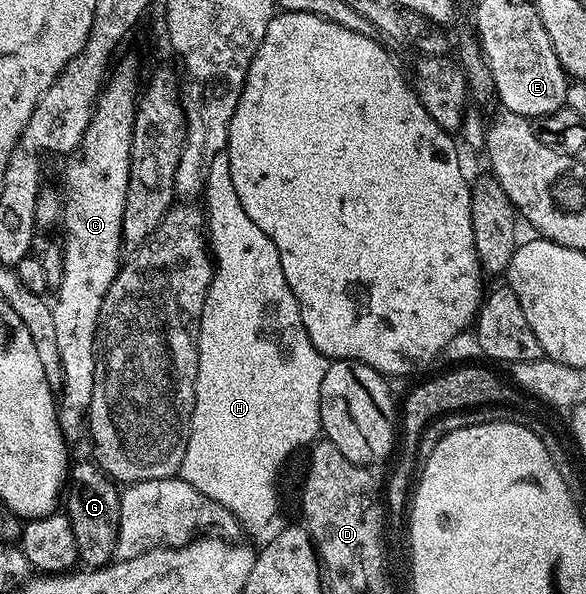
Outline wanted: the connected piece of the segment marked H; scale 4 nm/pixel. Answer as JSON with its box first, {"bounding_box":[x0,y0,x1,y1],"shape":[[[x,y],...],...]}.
{"bounding_box":[180,151,328,528],"shape":[[[225,151],[218,153],[209,167],[205,200],[214,277],[210,279],[202,318],[196,329],[198,377],[190,437],[180,476],[218,504],[223,504],[241,525],[262,528],[278,512],[278,492],[274,489],[278,467],[294,456],[295,445],[304,440],[314,444],[319,439],[322,426],[320,382],[324,382],[328,360],[315,345],[306,346],[314,344],[312,338],[308,338],[308,342],[302,344],[302,364],[298,366],[294,362],[294,308],[296,306],[296,312],[300,312],[300,306],[288,286],[288,278],[284,278],[284,266],[280,266],[280,254],[272,238],[268,238],[268,234],[244,214],[244,206],[240,206]]]}

